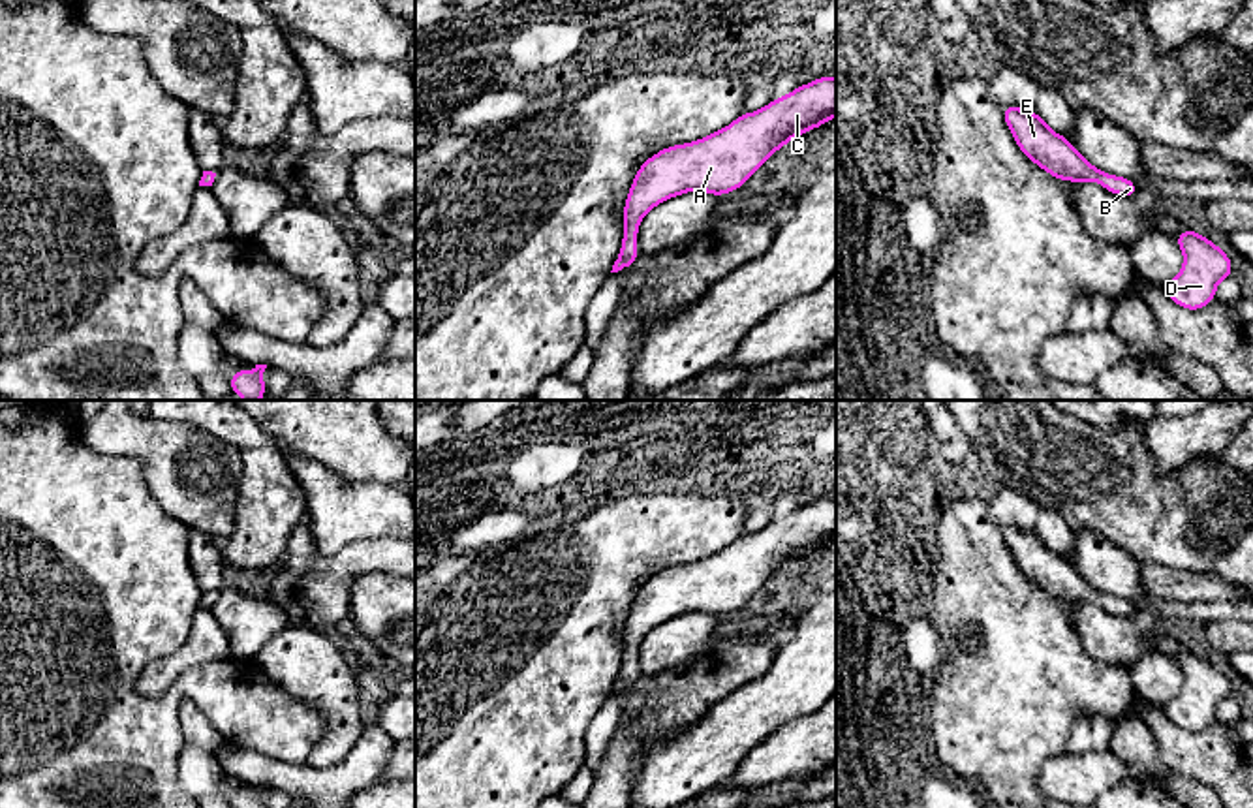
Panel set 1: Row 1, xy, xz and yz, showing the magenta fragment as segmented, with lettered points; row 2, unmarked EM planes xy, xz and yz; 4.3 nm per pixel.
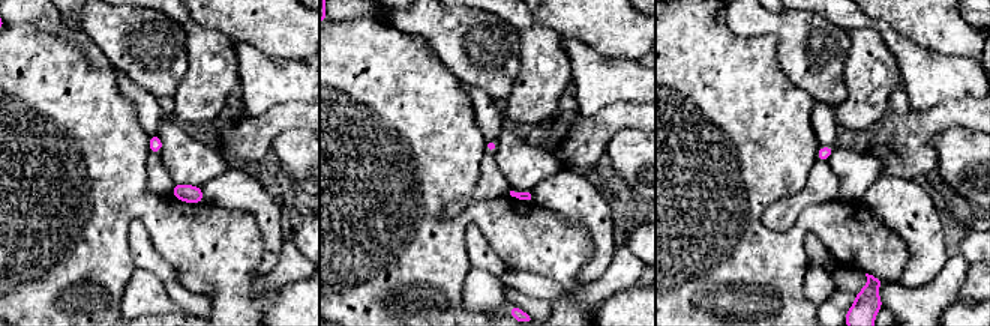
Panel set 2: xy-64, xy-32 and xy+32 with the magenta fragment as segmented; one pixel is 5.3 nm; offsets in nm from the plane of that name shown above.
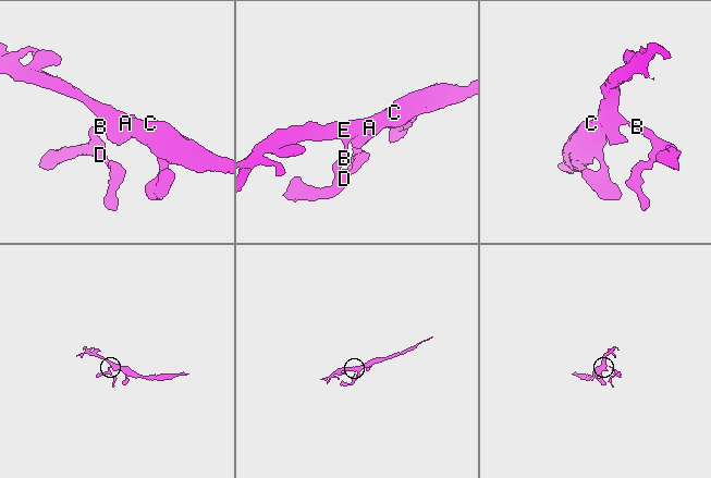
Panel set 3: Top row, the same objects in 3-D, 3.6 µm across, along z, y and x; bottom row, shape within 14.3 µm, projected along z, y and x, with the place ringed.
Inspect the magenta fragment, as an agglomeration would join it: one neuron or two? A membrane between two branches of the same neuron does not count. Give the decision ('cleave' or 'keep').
keep

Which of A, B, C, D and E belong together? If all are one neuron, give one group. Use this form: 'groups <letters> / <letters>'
groups A B C D E

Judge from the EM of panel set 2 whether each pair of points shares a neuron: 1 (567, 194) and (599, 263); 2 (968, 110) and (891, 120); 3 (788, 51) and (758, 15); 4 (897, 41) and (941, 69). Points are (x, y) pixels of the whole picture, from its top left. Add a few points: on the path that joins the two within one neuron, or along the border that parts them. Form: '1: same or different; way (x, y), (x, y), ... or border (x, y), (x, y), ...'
1: same; way (584, 211), (600, 227), (602, 247)
2: same; way (948, 114), (932, 122), (911, 122)
3: same; way (788, 41), (768, 23)
4: same; way (908, 51), (926, 69), (930, 69)

